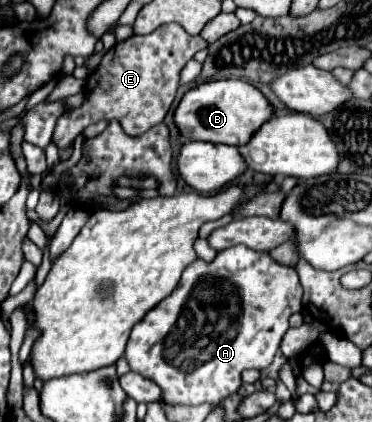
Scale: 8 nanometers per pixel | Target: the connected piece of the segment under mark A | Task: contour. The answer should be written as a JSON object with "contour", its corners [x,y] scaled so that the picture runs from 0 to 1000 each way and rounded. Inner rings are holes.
{"contour":[[[661,581],[591,595],[575,618],[527,614],[500,633],[468,694],[430,713],[349,784],[339,855],[349,879],[414,903],[435,922],[435,950],[452,960],[591,955],[651,912],[656,874],[715,874],[774,784],[774,751],[812,737],[815,682],[790,637],[742,623],[720,600],[661,590]]]}

